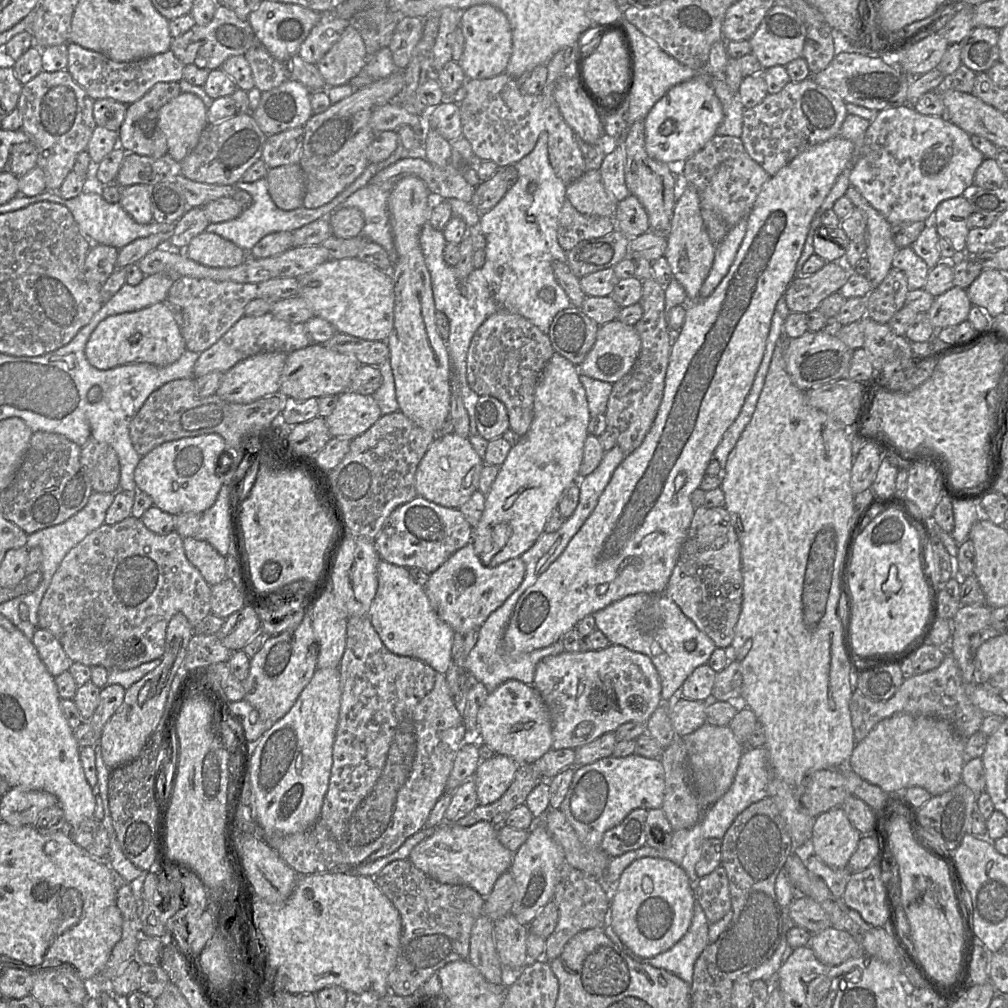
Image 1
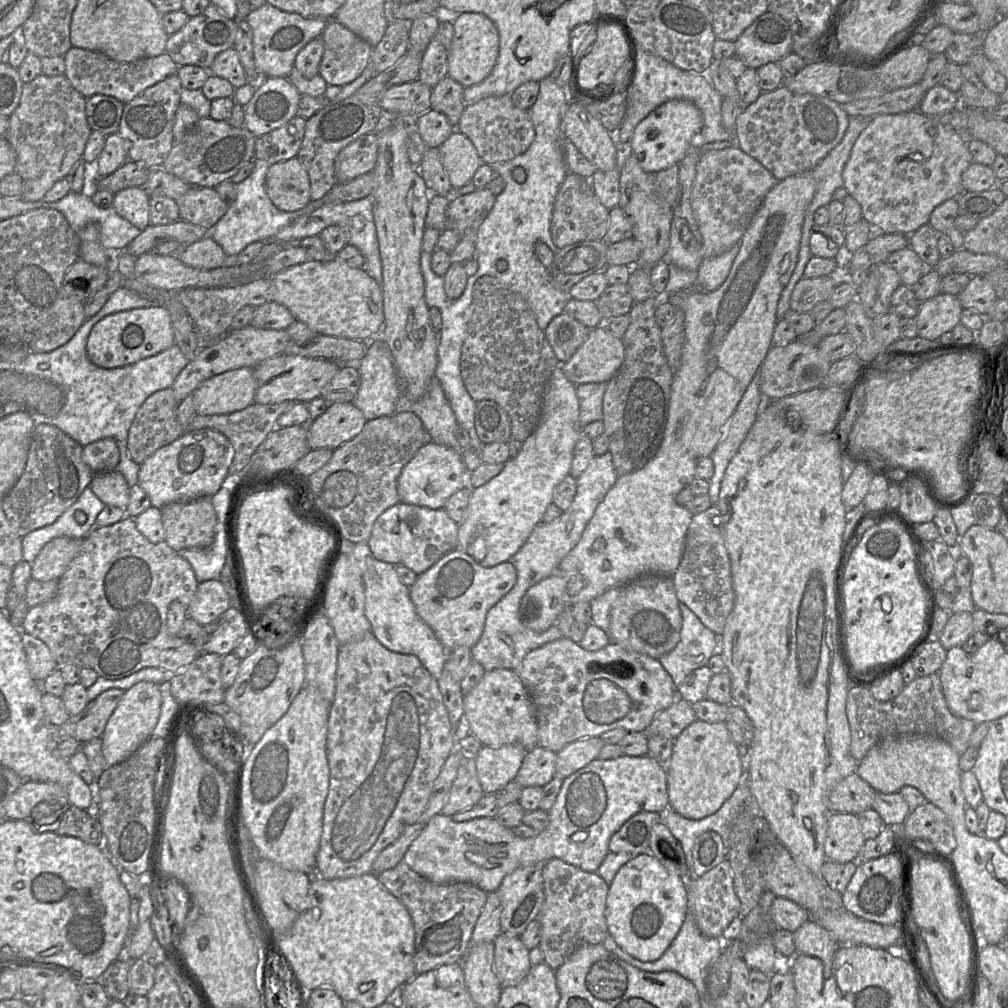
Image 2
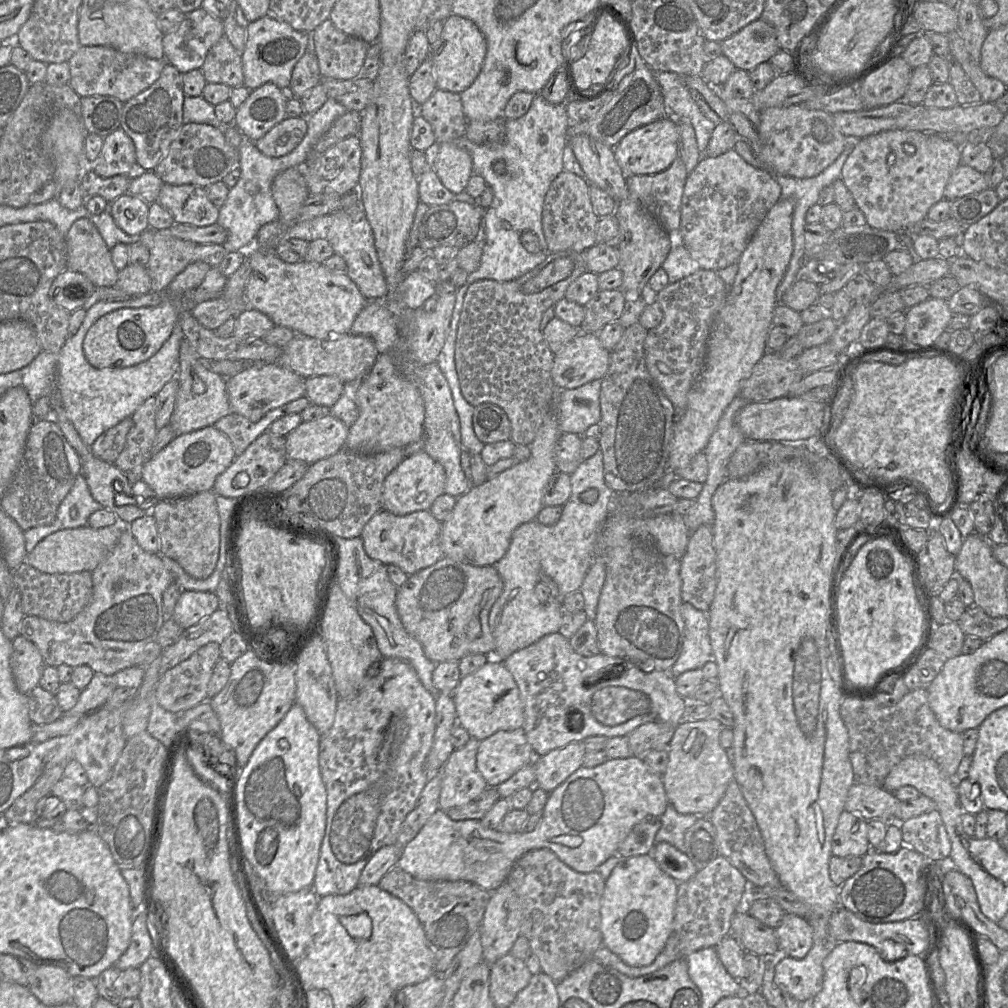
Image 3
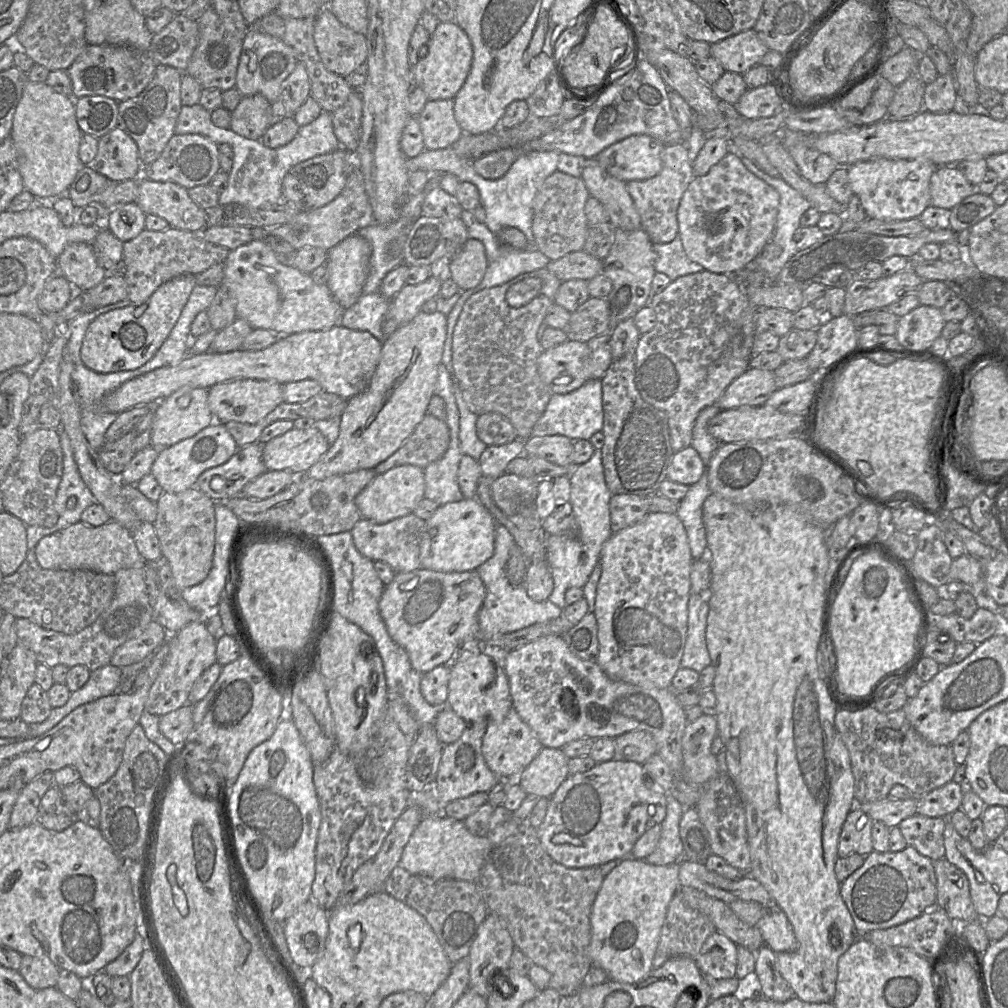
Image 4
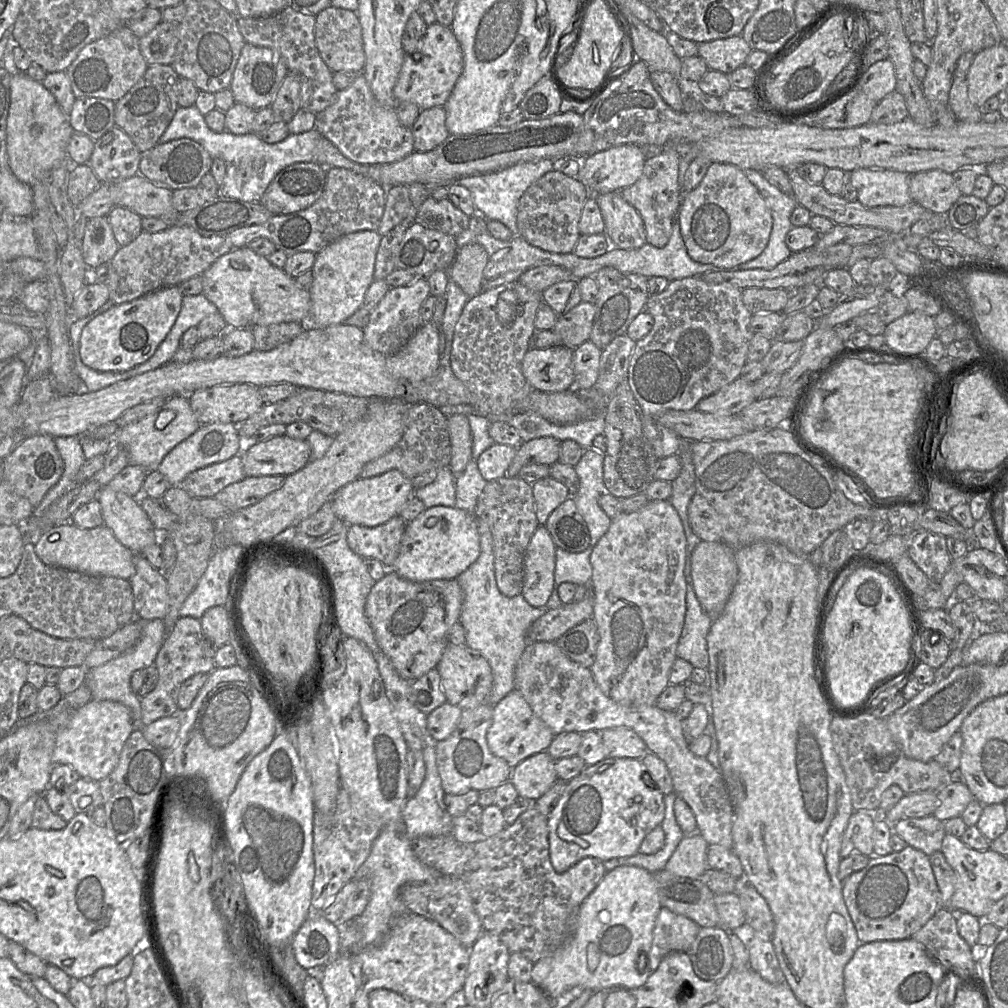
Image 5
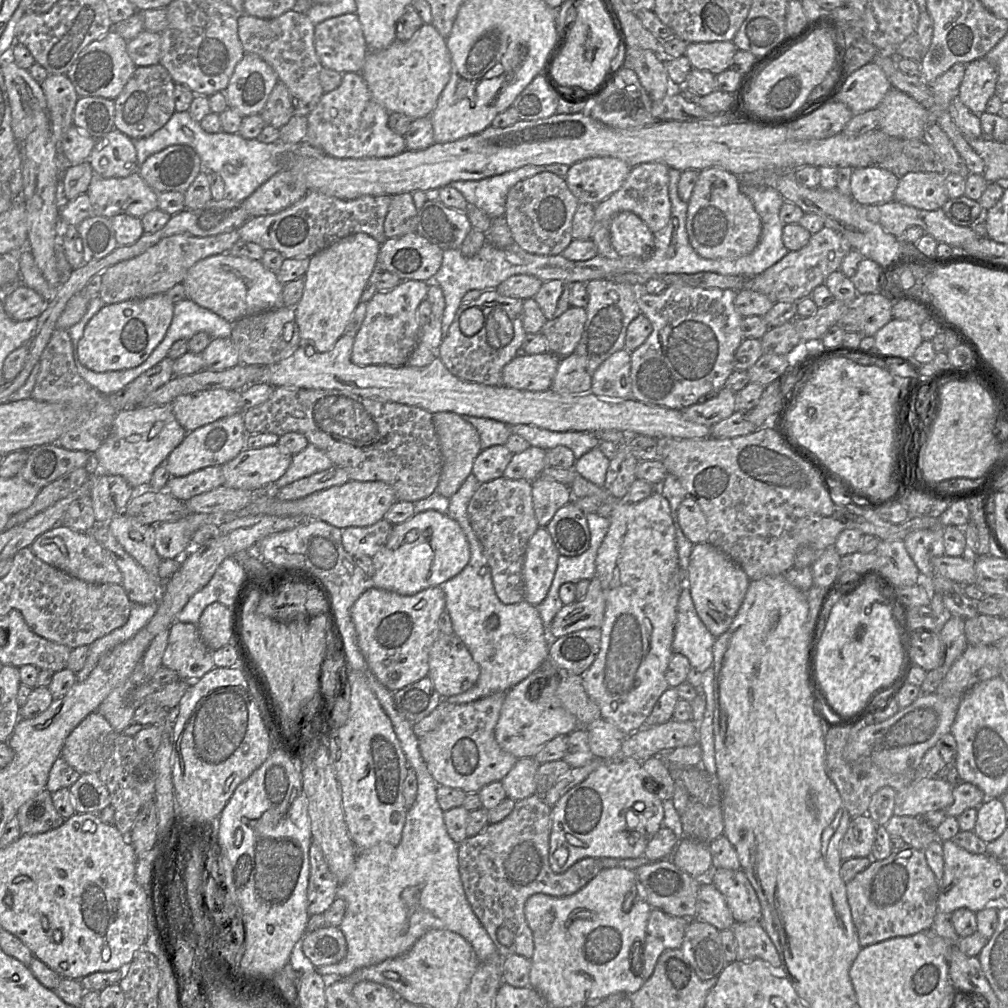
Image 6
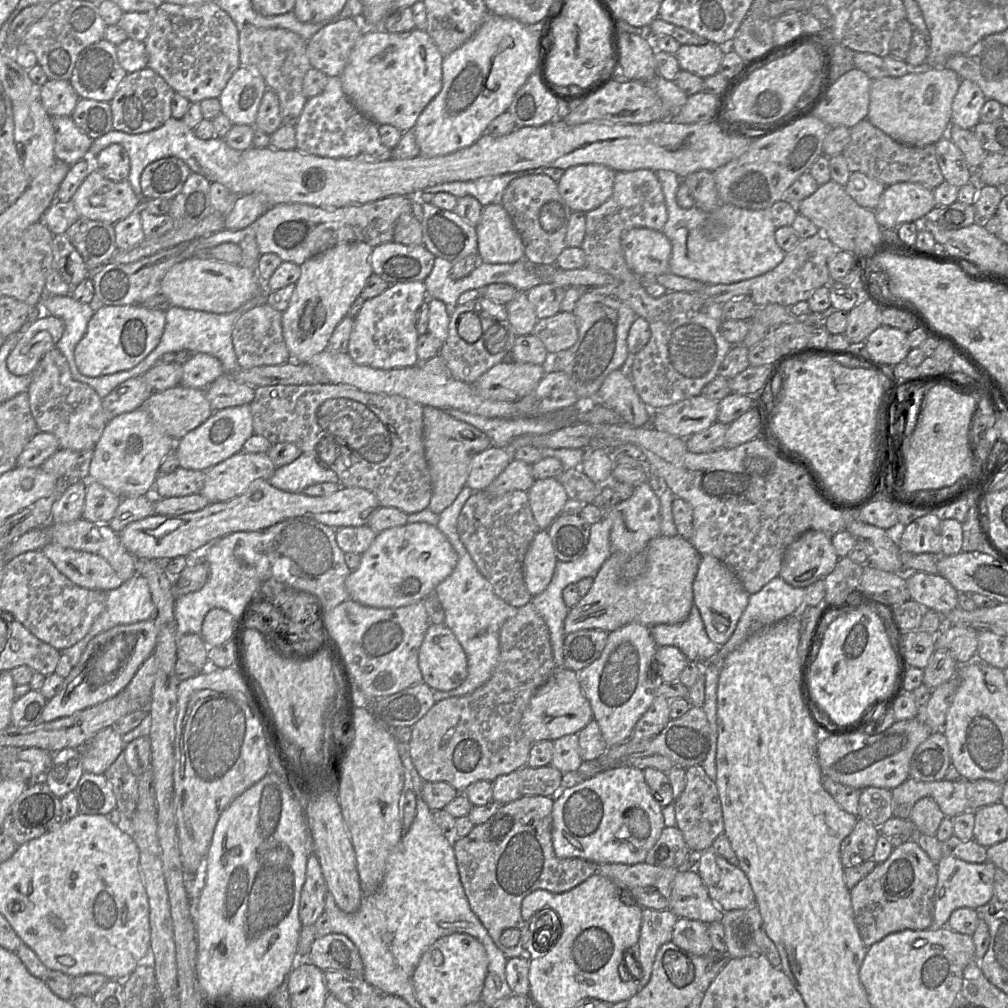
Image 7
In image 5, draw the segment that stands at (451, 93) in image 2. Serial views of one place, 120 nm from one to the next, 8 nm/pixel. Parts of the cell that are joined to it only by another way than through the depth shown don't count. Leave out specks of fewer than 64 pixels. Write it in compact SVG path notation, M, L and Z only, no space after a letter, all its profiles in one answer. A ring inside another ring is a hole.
M444 107L422 110L411 127L414 150L428 152L440 145L450 135L445 122L446 110Z

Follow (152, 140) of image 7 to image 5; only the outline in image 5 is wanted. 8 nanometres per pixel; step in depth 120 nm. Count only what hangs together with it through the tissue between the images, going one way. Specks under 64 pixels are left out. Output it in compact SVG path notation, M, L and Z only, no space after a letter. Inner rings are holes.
M192 105L177 108L158 144L180 138L192 139L200 144L212 159L220 158L225 162L226 175L219 189L220 195L246 202L259 202L268 185L282 169L297 162L315 162L314 149L321 137L321 133L313 128L300 134L289 134L284 140L269 144L253 133L235 135L227 130L218 133L207 126L205 116Z

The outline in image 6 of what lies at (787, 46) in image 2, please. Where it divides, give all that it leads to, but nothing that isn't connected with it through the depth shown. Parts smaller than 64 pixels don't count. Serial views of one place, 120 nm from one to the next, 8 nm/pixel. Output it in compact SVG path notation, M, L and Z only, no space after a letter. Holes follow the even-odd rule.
M732 41L691 42L687 44L684 55L692 68L717 75L730 68L736 51Z

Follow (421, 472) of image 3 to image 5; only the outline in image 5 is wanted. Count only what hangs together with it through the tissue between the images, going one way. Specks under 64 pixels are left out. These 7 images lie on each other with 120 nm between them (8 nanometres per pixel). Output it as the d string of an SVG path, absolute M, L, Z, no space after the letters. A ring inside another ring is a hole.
M390 470L379 476L358 478L347 484L332 496L331 505L336 517L347 525L376 527L399 516L414 492L415 489L408 478L398 470Z

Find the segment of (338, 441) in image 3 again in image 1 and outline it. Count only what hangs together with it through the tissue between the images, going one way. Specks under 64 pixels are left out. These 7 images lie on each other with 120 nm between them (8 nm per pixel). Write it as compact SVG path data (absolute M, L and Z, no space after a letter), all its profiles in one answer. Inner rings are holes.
M345 391L338 396L334 410L325 421L332 437L354 439L365 433L381 416L372 395Z

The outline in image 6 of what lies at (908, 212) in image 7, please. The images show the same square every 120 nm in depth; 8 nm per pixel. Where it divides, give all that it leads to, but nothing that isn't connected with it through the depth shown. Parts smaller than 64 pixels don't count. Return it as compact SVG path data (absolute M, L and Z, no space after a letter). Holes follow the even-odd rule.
M943 171L909 172L899 179L894 201L926 211L941 209L949 200L945 176Z

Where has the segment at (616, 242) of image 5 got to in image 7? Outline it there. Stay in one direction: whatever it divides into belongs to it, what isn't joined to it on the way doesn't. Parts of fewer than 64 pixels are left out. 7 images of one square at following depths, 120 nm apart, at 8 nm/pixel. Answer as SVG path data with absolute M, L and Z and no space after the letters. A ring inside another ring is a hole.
M641 227L626 230L621 246L628 267L637 276L669 273L672 245L662 231Z

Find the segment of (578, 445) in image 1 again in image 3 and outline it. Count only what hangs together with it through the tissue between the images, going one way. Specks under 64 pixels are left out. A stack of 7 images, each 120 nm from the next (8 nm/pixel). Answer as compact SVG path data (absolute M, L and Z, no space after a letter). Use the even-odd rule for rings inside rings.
M555 409L545 419L543 425L537 431L534 440L529 445L531 455L528 460L519 462L513 467L501 472L479 486L471 486L463 495L457 497L456 504L451 514L442 522L440 544L444 557L474 566L493 566L509 549L514 530L536 519L543 508L544 489L551 476L556 472L555 449L561 435L558 427Z

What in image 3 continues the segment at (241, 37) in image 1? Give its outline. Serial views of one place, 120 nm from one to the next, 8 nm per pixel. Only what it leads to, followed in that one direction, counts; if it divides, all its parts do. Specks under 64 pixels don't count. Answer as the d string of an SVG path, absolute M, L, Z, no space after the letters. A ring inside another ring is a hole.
M203 8L186 13L176 30L163 36L166 62L182 74L200 69L209 49L224 35L222 21Z

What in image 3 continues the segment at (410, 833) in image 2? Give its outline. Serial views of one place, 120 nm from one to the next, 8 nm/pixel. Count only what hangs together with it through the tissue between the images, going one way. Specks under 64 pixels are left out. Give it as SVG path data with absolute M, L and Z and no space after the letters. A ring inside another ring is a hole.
M398 844L380 848L361 872L358 886L378 885L385 874L397 864L403 848Z

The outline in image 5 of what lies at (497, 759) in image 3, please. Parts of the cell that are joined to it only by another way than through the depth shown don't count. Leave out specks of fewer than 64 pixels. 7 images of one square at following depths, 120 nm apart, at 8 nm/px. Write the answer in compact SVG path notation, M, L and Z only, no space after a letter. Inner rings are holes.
M516 689L494 705L493 722L486 736L491 752L503 758L512 768L530 756L546 751L554 737L551 729L533 713Z

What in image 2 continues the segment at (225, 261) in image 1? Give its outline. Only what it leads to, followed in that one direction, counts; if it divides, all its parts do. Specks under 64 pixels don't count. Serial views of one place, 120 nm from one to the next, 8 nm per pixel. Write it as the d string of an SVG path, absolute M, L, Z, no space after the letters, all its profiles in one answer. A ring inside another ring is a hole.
M210 236L182 247L178 257L187 266L206 270L223 266L227 258L221 246Z

